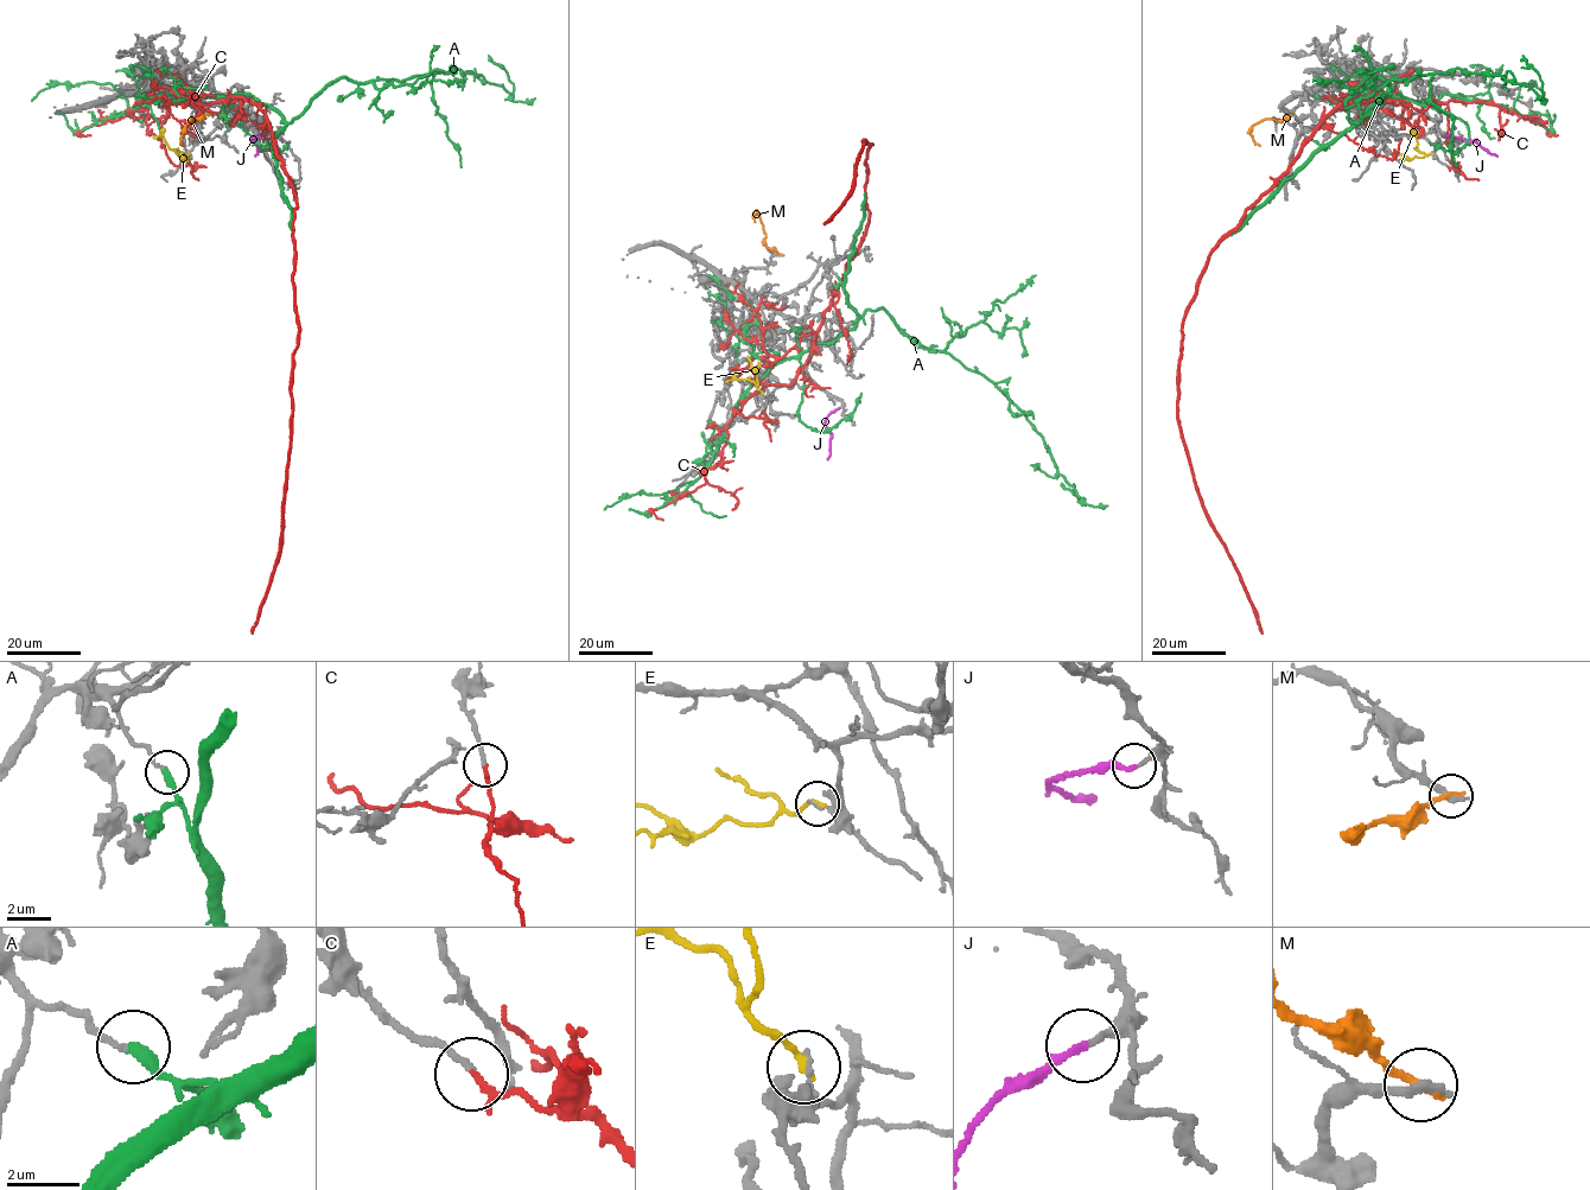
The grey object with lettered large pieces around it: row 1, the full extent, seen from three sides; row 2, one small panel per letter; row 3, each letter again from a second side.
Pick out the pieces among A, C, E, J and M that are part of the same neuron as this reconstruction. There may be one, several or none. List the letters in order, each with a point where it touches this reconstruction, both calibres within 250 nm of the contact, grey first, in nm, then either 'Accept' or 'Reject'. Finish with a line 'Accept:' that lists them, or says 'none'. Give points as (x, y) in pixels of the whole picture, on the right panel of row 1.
A: Touches grey at (1315, 141). Thickness 160 nm (grey) against 340 nm. Reject
C: Touches grey at (1448, 166). Thickness 170 nm (grey) against 180 nm. Reject
E: Touches grey at (1431, 153). Thickness 240 nm (grey) against 240 nm. Reject
J: Touches grey at (1445, 135). Thickness 200 nm (grey) against 240 nm. Accept
M: Touches grey at (1292, 114). Thickness 360 nm (grey) against 260 nm. Reject
Accept: J

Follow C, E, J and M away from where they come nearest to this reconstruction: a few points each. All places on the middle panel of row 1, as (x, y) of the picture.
C: (764, 409), (764, 420), (733, 408), (790, 384), (865, 231), (864, 140), (854, 184), (824, 224)
E: (762, 393), (748, 380), (725, 382)
J: (839, 408), (825, 424), (831, 433), (827, 459)
M: (781, 254), (764, 244), (763, 227), (756, 212), (755, 222)

